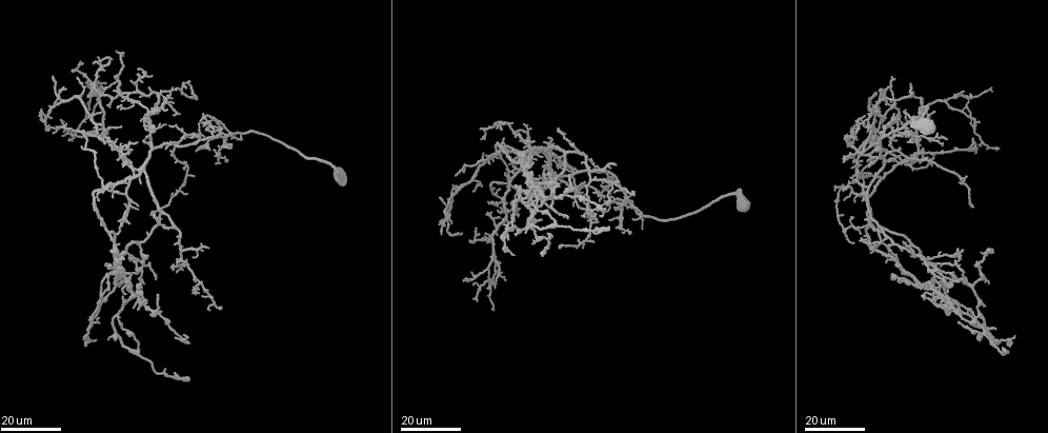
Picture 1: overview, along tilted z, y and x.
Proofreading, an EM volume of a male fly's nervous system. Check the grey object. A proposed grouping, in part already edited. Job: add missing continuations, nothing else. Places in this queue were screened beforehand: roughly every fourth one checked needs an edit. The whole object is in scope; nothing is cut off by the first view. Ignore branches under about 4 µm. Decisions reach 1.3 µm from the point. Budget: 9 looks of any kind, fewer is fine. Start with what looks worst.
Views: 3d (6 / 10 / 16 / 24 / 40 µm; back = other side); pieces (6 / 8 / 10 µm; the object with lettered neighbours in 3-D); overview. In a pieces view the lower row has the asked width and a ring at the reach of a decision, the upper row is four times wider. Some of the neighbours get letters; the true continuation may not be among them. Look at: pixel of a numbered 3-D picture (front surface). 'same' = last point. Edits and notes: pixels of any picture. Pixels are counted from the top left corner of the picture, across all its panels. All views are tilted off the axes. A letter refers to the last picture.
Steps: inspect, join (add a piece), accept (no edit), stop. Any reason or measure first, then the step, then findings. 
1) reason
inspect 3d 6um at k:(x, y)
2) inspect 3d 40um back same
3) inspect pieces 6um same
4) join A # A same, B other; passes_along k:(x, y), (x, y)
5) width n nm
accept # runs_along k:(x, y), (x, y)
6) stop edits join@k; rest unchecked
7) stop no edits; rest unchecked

free end
inspect 3d 24um at 1:(156, 293)

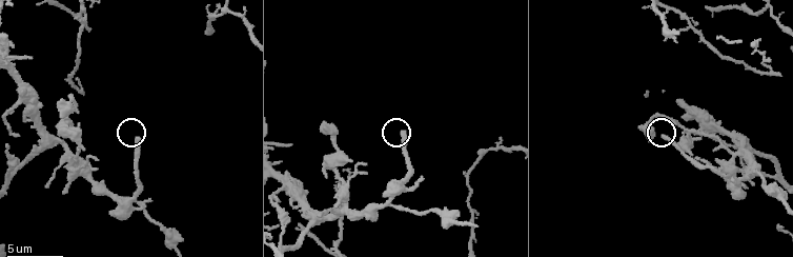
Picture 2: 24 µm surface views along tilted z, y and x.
inspect pieces 10um at 2:(403, 130)

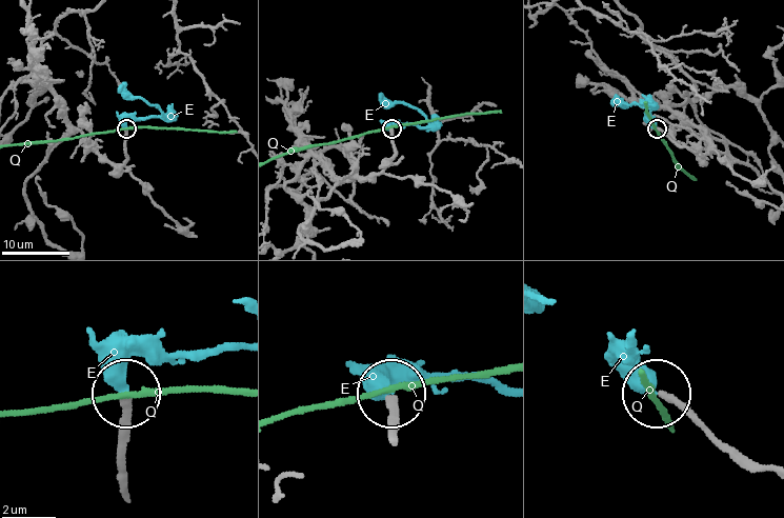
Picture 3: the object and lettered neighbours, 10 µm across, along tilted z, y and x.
width 260 nm
join E # E same, Q other; the neuron continues

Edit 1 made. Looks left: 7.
see it whole again
inspect overview

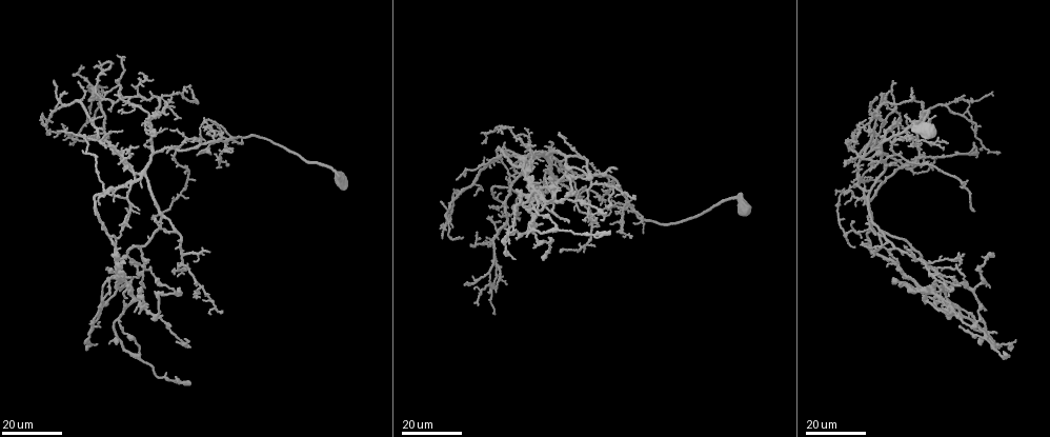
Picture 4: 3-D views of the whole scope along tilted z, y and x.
an open end
inspect 3d 24um at 4:(971, 211)

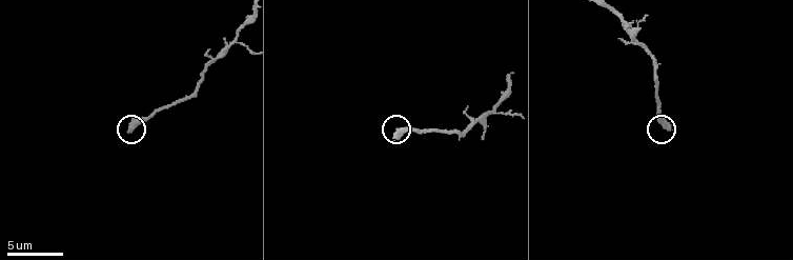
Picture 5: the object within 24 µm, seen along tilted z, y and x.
inspect pieces 6um at 5:(670, 130)

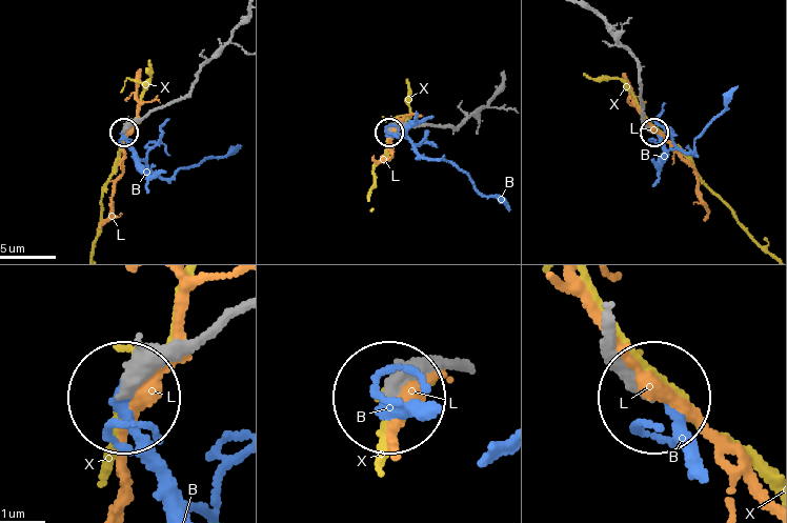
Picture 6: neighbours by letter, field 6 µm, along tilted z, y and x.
accept # B other, L other, X other; runs_along 6:(604, 325), (653, 388); no lettered piece goes on from it

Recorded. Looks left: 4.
free end
inspect 3d 16um at 4:(615, 168)

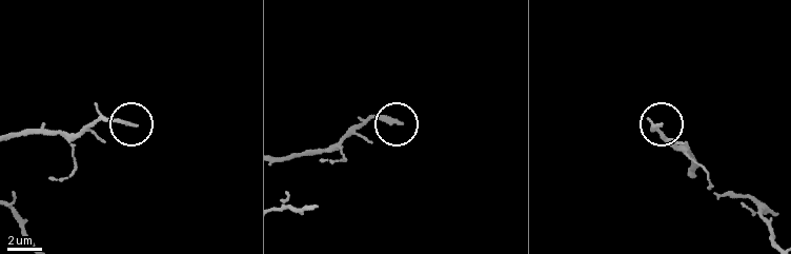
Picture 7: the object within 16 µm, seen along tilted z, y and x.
inspect pieces 8um at 7:(401, 123)

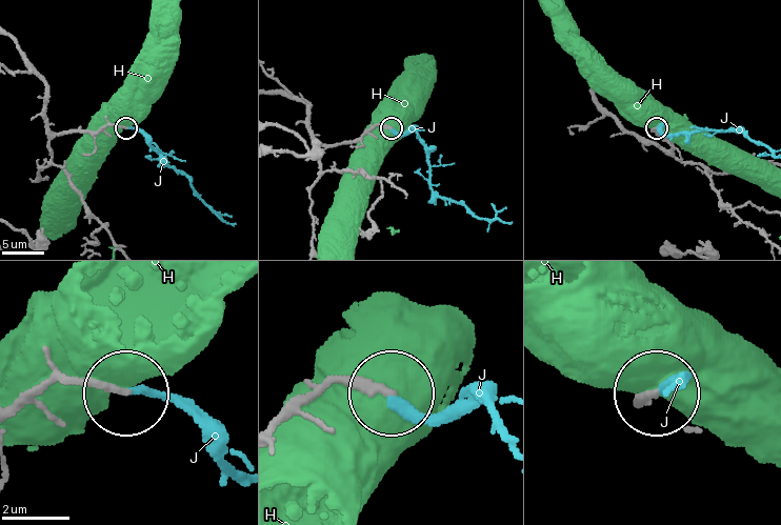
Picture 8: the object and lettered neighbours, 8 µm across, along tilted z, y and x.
join J # H other, J same; the neuron continues

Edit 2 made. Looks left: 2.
stop edits join@3, join@8; rest unchecked

